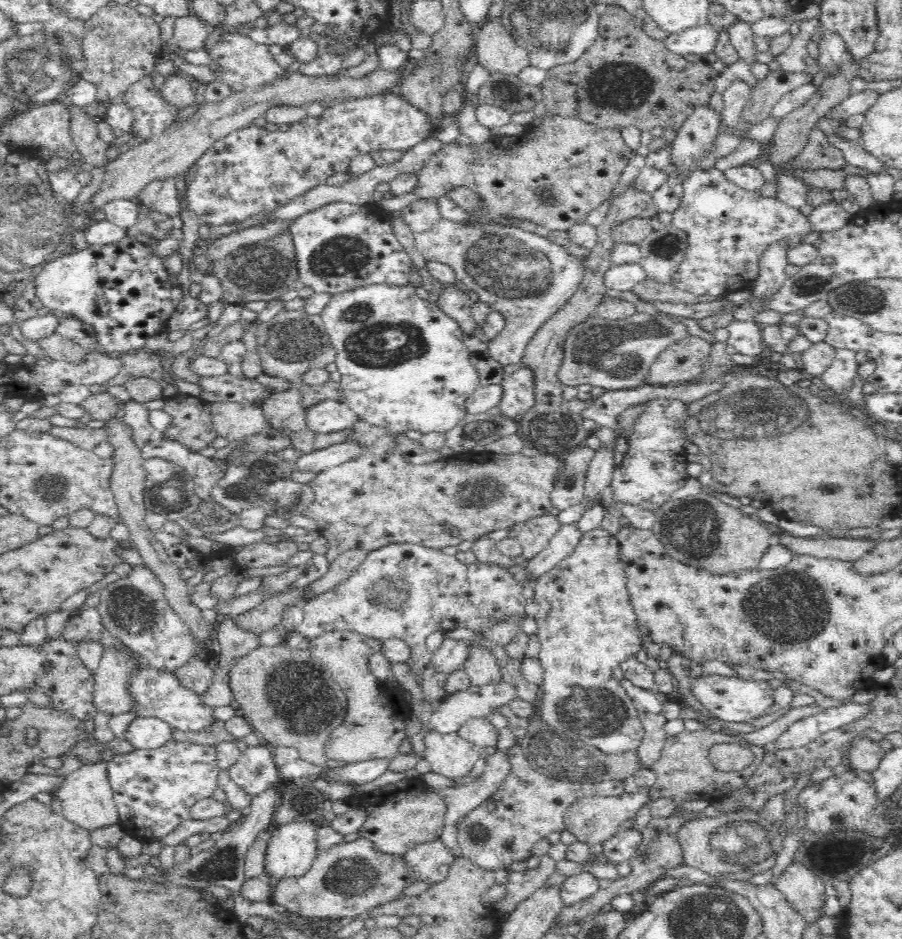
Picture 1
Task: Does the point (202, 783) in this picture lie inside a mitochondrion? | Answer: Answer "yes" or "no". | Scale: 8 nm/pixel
no

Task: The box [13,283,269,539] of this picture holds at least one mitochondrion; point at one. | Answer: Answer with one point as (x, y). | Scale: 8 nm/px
(52, 488)

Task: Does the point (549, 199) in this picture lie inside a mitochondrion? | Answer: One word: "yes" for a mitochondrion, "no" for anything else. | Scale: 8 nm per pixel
yes

